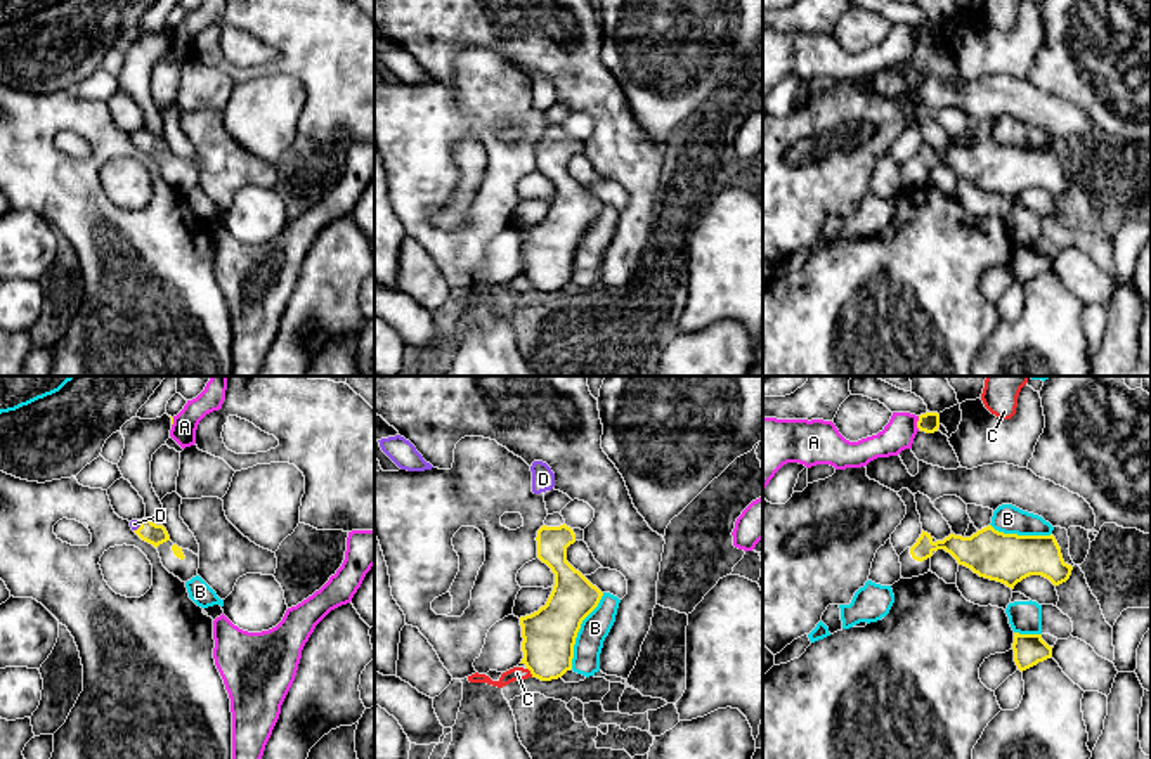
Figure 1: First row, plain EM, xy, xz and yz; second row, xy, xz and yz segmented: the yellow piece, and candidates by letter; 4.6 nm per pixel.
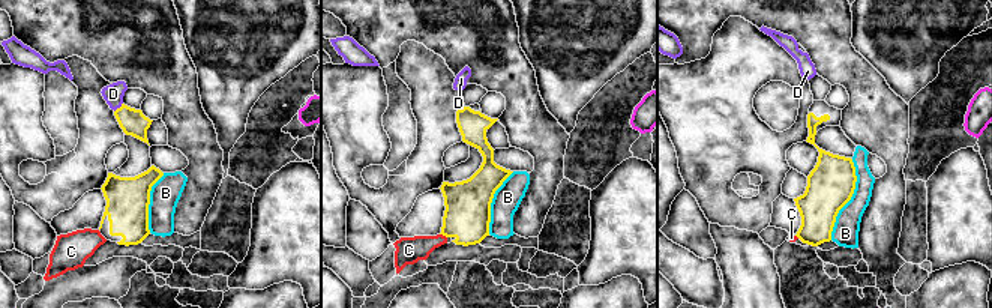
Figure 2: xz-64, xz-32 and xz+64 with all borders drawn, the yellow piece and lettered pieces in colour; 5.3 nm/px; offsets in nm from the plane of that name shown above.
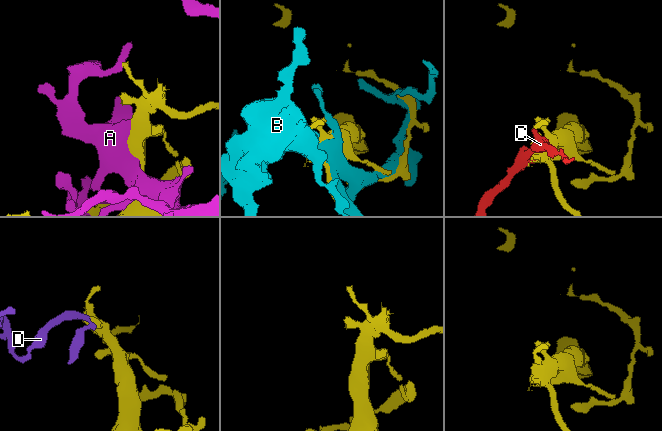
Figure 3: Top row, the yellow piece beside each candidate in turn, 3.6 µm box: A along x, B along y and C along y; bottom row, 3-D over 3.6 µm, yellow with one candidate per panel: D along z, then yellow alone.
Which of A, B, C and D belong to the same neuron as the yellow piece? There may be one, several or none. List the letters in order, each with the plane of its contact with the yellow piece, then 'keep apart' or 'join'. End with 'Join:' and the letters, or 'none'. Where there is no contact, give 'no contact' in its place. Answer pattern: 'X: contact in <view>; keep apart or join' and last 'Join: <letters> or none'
A: contact in yz; keep apart
B: contact in xz; keep apart
C: contact in xz; keep apart
D: contact in xy; join
Join: D

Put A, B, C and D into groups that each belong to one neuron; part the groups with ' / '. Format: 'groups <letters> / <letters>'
groups A / B / C / D

